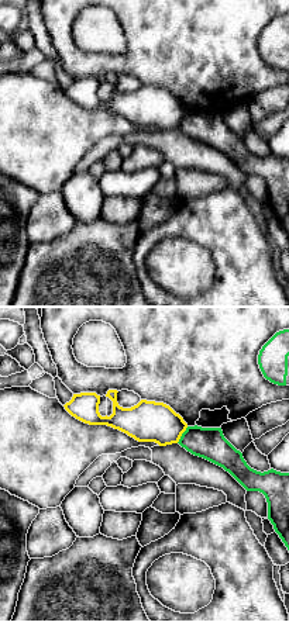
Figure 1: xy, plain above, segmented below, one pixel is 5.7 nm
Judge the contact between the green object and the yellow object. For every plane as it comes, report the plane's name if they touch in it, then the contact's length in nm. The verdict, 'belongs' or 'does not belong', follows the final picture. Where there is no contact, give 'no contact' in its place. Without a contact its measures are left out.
meets green in xy; contact 120 nm long

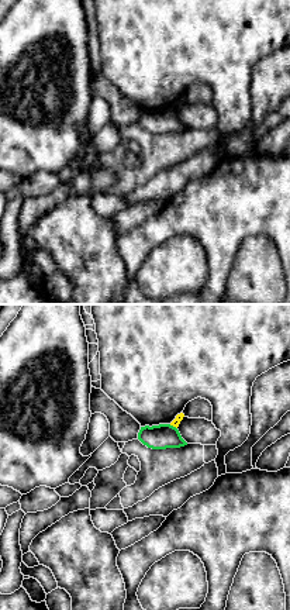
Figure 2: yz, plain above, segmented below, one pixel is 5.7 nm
meets green in yz; contact 50 nm long

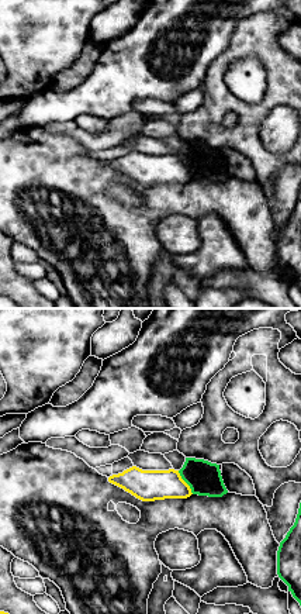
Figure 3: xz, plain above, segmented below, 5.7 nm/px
meets green in xz; contact 160 nm long

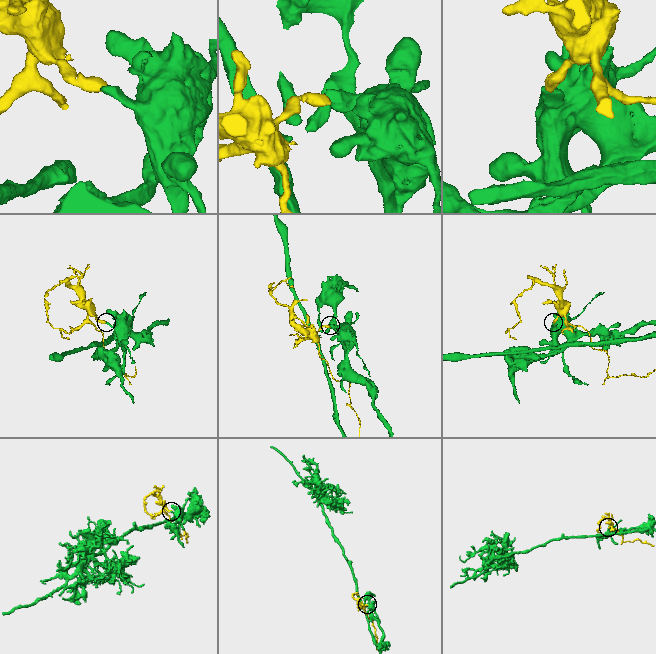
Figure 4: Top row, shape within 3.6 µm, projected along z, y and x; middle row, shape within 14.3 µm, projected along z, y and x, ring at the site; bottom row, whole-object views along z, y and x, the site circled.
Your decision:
does not belong

